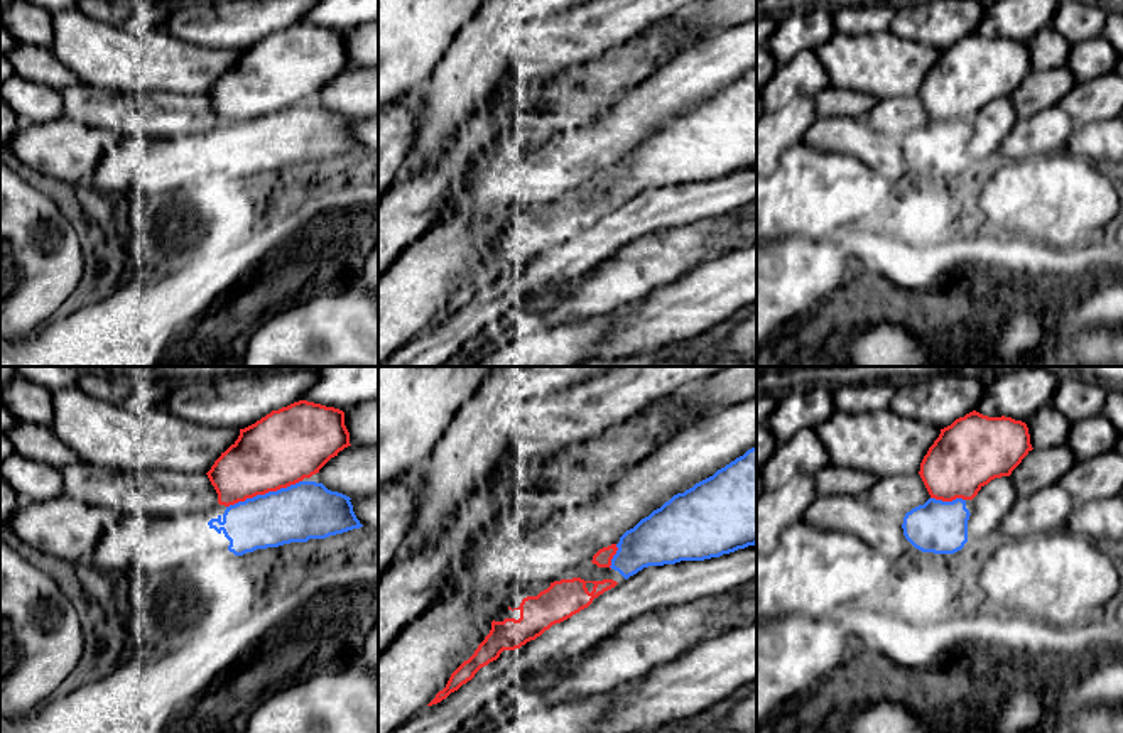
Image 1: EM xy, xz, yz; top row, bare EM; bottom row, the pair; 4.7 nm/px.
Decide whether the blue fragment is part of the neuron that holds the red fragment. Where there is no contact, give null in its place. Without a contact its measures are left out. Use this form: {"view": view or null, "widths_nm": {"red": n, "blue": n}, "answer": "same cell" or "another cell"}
{"view": "xy", "widths_nm": {"red": 360, "blue": 280}, "answer": "another cell"}

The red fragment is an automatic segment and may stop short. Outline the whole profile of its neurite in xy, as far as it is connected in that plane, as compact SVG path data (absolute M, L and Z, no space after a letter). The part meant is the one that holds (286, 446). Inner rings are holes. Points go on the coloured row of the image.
M299 400L240 429L238 439L221 453L206 475L218 493L218 503L230 507L311 478L348 446L351 444L343 410Z

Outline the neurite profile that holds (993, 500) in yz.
M1010 476L991 480L971 500L973 512L968 520L973 535L988 535L1000 529L1001 519L1012 510L1018 495Z

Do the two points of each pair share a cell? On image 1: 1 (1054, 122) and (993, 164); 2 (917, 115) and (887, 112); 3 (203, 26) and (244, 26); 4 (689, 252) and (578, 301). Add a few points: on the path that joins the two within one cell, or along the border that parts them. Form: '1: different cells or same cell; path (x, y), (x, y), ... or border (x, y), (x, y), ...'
1: different cells; border (998, 151), (1014, 161), (1046, 156)
2: same cell; path (911, 115), (894, 115)
3: same cell; path (213, 26), (233, 26)
4: same cell; path (662, 255), (605, 287)

